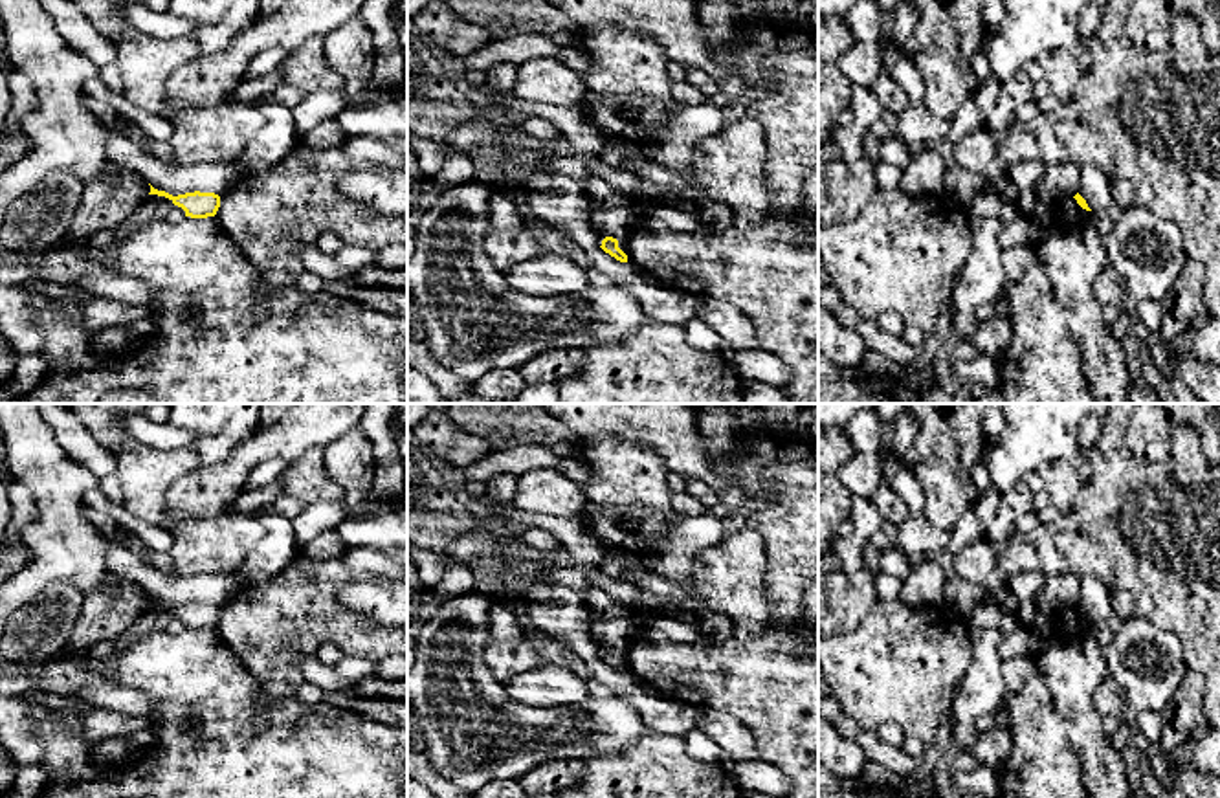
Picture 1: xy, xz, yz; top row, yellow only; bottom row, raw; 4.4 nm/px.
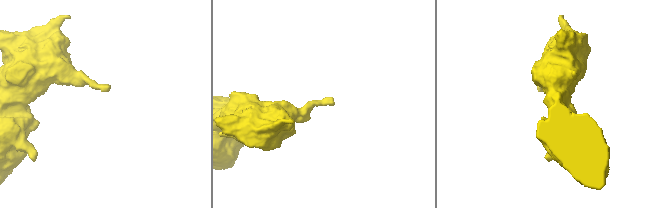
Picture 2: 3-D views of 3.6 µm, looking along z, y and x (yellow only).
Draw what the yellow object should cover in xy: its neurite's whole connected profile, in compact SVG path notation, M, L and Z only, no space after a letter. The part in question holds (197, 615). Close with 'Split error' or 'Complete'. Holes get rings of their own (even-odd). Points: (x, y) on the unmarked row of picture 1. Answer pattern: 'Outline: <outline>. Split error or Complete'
Outline: M150 596L149 605L158 605L158 607L169 609L174 616L178 616L185 622L185 627L191 627L191 629L215 627L220 618L220 607L215 604L194 602L194 604L172 607L169 604L158 602Z. Complete

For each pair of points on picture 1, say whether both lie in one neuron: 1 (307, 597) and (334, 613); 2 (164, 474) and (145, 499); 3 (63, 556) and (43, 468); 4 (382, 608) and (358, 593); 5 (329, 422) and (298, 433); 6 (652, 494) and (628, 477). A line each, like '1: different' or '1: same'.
1: same
2: same
3: same
4: same
5: same
6: same

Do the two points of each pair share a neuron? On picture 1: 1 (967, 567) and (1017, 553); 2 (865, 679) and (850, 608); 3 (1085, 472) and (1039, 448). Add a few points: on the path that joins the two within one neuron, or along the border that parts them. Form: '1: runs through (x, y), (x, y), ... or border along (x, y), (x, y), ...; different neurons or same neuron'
1: runs through (980, 567), (987, 567), (993, 573), (1004, 565); same neuron
2: border along (877, 602), (855, 628), (837, 635); different neurons
3: runs through (1075, 459), (1064, 448), (1052, 448); same neuron

